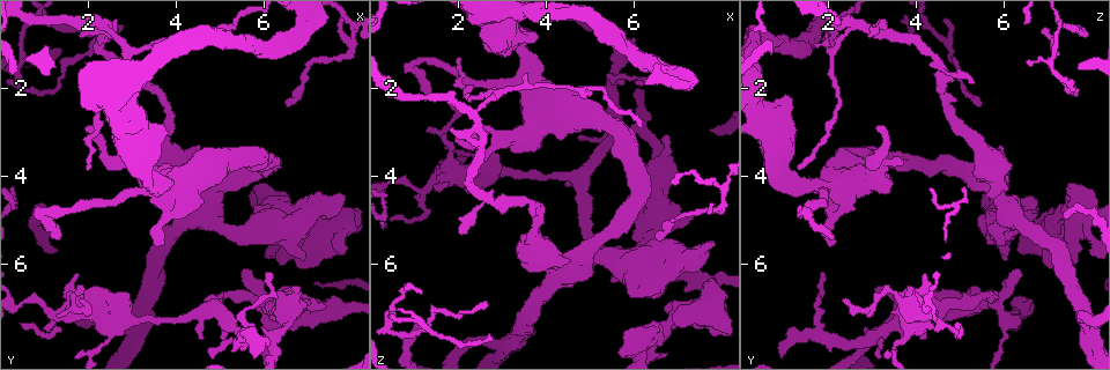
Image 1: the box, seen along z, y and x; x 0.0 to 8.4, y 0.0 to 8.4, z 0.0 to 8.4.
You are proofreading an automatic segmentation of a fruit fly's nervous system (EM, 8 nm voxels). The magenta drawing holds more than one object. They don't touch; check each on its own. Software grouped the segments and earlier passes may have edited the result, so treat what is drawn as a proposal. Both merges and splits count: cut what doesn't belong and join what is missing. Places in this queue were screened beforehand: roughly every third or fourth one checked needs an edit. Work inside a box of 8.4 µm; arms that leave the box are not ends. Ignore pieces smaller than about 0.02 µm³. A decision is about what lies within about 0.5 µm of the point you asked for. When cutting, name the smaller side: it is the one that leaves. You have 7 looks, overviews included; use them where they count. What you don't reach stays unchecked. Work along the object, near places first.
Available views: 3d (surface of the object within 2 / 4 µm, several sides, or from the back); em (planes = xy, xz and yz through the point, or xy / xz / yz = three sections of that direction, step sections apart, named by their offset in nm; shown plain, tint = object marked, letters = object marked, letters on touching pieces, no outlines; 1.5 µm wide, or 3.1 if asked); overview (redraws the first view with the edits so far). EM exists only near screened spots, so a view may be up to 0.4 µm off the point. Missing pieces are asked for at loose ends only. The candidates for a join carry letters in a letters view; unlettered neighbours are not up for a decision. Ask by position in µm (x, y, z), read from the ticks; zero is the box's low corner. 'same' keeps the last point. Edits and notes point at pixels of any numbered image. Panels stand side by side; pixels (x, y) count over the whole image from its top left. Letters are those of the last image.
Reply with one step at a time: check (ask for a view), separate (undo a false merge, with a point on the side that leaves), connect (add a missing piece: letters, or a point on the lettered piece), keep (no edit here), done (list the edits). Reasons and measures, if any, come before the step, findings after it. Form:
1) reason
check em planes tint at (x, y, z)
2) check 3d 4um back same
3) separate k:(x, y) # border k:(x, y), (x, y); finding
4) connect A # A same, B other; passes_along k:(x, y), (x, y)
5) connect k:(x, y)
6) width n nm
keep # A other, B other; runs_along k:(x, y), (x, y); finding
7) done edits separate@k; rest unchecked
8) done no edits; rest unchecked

looks like a crossing
check em planes letters at (5.95, 6.90, 5.80)

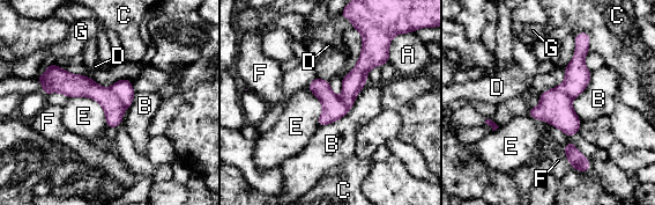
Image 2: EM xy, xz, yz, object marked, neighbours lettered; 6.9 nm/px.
width 170 nm
separate 2:(123, 88) # A other, B other, C other, D other, E other, F other, G other; border 2:(109, 88), (125, 109); two neurons meet here

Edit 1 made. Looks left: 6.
tapers out
check 3d 2um at (2.70, 0.80, 6.90)

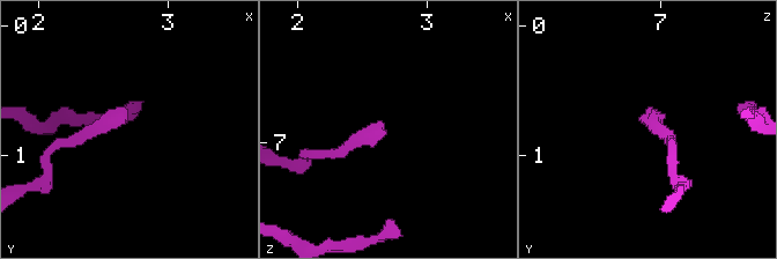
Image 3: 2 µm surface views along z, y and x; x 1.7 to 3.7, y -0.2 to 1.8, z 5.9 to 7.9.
check em yz step 4 plain at (2.66, 0.74, 6.84)

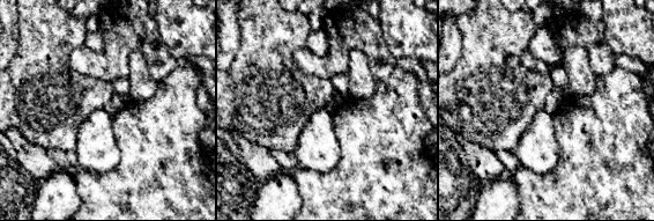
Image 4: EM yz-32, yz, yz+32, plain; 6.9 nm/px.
what lies round it
check em yz step 4 letters same

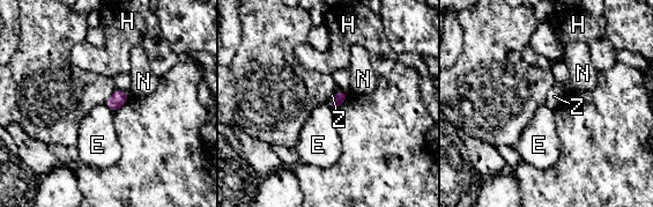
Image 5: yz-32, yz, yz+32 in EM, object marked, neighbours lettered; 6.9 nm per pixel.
width 80 nm
keep # E other, H other, N other, Z other; border 5:(104, 103), (113, 112); no lettered piece goes on from it

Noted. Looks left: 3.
done edits separate@2; rest unchecked

